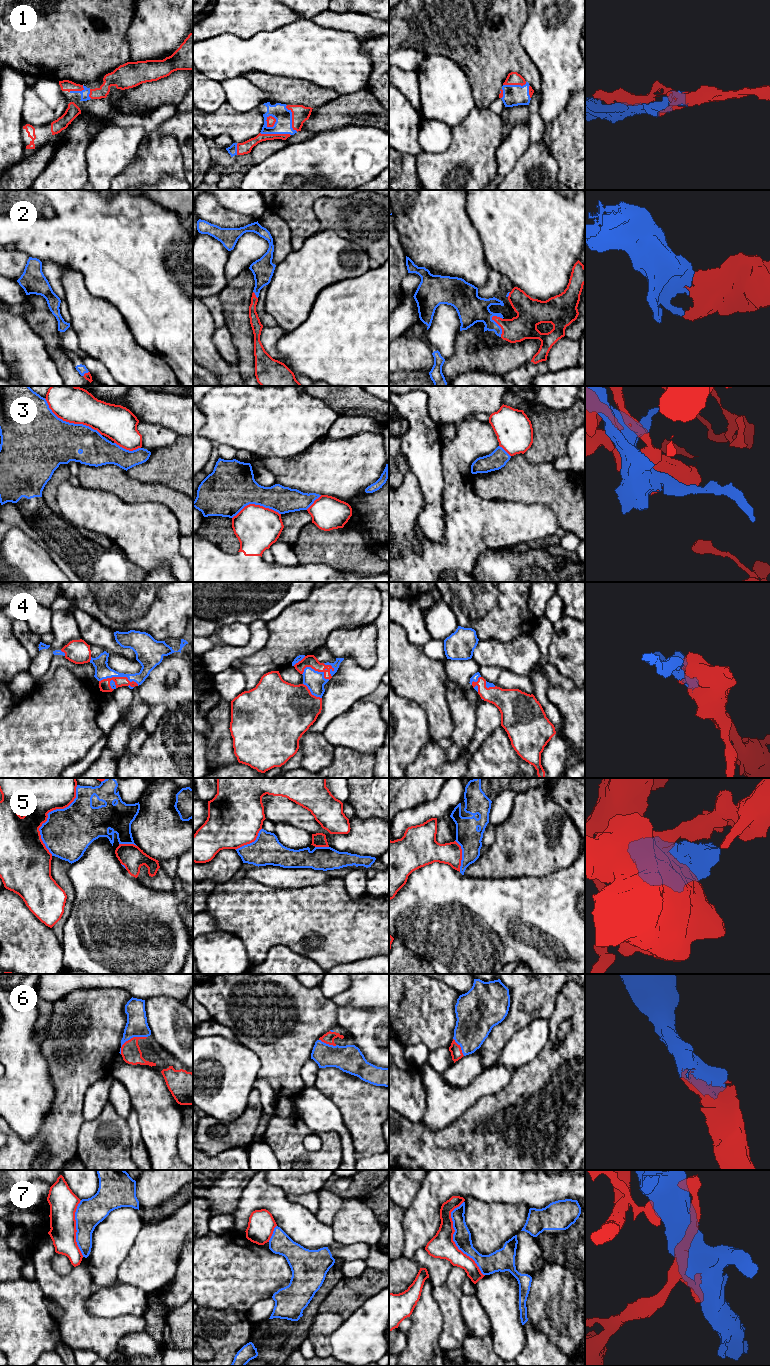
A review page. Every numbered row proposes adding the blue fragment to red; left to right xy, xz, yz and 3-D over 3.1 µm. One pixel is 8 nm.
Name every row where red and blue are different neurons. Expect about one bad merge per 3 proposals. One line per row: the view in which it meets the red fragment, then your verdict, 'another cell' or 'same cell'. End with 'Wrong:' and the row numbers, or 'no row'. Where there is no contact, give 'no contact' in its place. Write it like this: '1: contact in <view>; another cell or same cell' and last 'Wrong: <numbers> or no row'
1: contact in xz; same cell
2: contact in yz; same cell
3: contact in xy; another cell
4: contact in xy; same cell
5: contact in xy; another cell
6: contact in xy; same cell
7: contact in yz; another cell
Wrong: 3, 5, 7

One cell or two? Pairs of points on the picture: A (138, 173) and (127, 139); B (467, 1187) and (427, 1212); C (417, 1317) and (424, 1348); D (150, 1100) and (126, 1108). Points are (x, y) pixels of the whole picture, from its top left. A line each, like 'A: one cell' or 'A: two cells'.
A: two cells
B: one cell
C: one cell
D: two cells

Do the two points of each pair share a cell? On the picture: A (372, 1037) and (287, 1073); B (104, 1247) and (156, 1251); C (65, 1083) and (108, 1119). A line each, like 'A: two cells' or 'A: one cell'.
A: two cells
B: two cells
C: two cells

